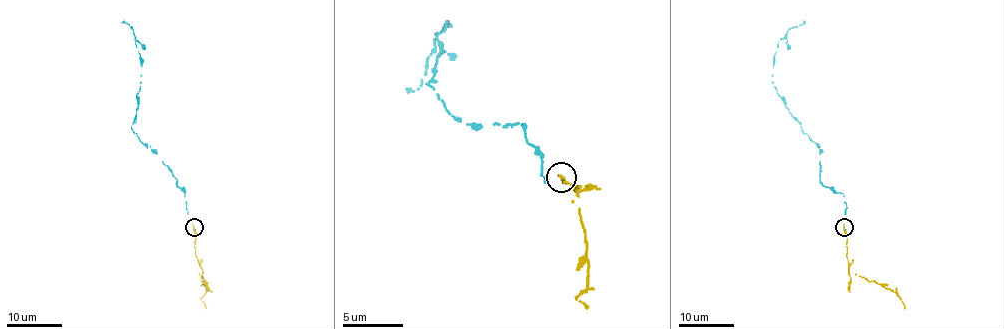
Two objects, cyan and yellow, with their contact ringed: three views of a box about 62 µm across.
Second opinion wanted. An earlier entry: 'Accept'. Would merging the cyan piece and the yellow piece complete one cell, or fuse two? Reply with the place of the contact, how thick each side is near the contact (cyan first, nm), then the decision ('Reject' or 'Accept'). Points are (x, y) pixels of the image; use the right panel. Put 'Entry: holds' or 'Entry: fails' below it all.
Place: (844, 227). Thickness 140 nm (cyan) against 340 nm. Accept
Entry: holds

